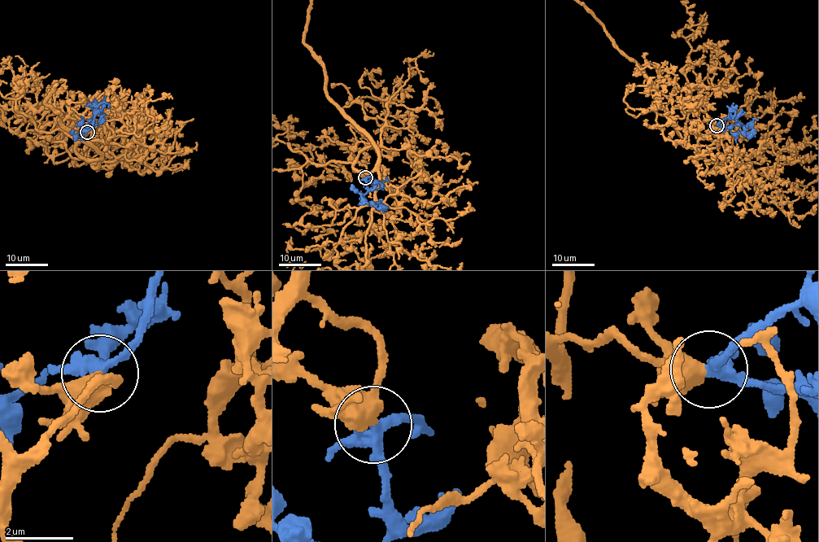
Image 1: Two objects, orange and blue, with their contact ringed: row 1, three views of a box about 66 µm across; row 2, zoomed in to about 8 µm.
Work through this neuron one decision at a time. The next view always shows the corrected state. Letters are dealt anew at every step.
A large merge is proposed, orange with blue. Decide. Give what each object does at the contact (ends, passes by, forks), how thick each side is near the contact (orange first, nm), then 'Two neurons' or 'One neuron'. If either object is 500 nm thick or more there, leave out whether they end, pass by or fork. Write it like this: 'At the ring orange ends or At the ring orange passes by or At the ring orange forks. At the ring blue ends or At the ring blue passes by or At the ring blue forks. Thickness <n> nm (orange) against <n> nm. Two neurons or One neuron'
At the ring orange passes by. At the ring blue forks. Thickness 440 nm (orange) against 280 nm. One neuron

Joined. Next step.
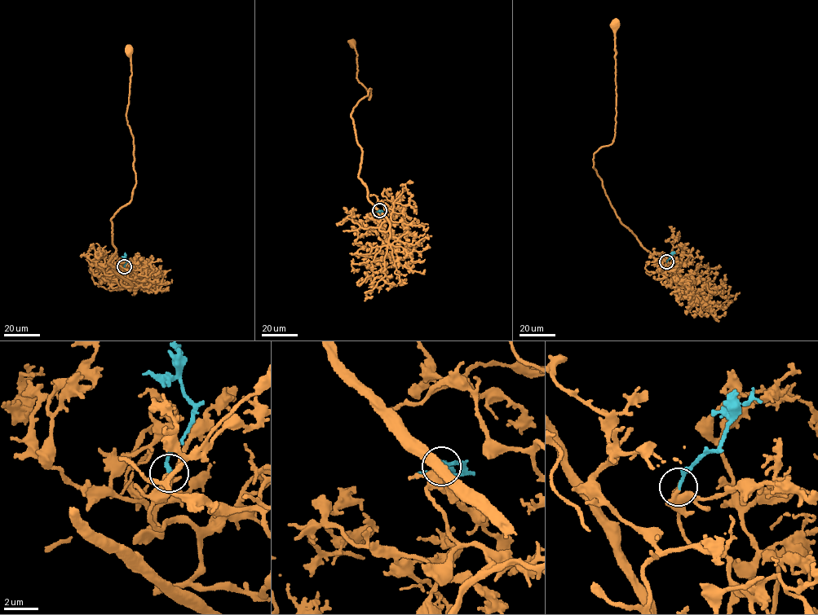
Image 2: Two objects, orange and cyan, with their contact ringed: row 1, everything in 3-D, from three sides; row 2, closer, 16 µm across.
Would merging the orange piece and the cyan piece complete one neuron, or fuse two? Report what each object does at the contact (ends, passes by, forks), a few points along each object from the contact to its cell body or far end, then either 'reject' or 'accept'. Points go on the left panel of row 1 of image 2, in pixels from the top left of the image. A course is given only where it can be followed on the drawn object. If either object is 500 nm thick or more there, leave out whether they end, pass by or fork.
orange ends there; cyan ends there; orange runs (124, 266), (121, 283), (131, 286), (108, 263), (116, 251), (111, 218), (136, 182), (126, 116), (129, 52); cyan runs (124, 266), (126, 261), (125, 252); accept

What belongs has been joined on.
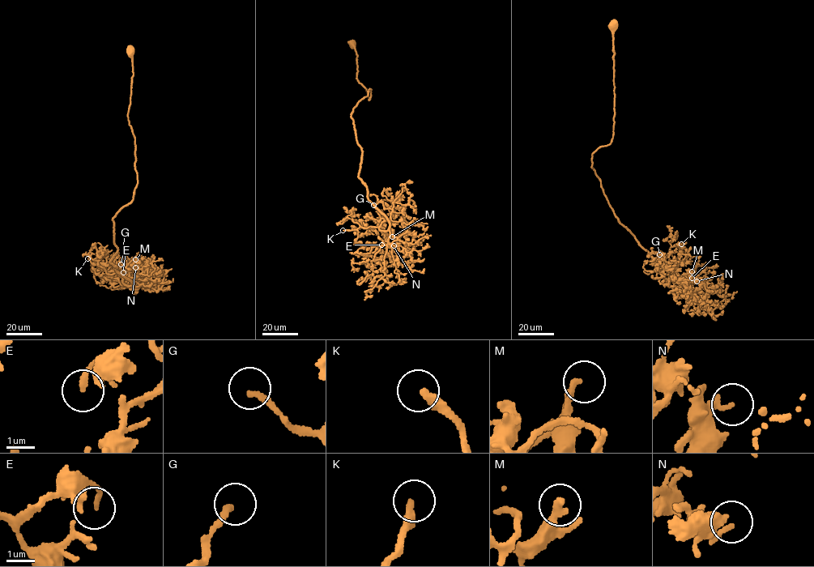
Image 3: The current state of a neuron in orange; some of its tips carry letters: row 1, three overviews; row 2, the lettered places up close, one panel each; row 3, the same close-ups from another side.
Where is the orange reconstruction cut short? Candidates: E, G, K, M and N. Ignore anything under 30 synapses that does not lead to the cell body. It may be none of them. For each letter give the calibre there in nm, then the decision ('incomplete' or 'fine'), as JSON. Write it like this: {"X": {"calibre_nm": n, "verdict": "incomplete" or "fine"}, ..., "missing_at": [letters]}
{"E": {"calibre_nm": 150, "verdict": "fine"}, "G": {"calibre_nm": 180, "verdict": "incomplete"}, "K": {"calibre_nm": 320, "verdict": "incomplete"}, "M": {"calibre_nm": 240, "verdict": "fine"}, "N": {"calibre_nm": 200, "verdict": "fine"}, "missing_at": ["G", "K"]}

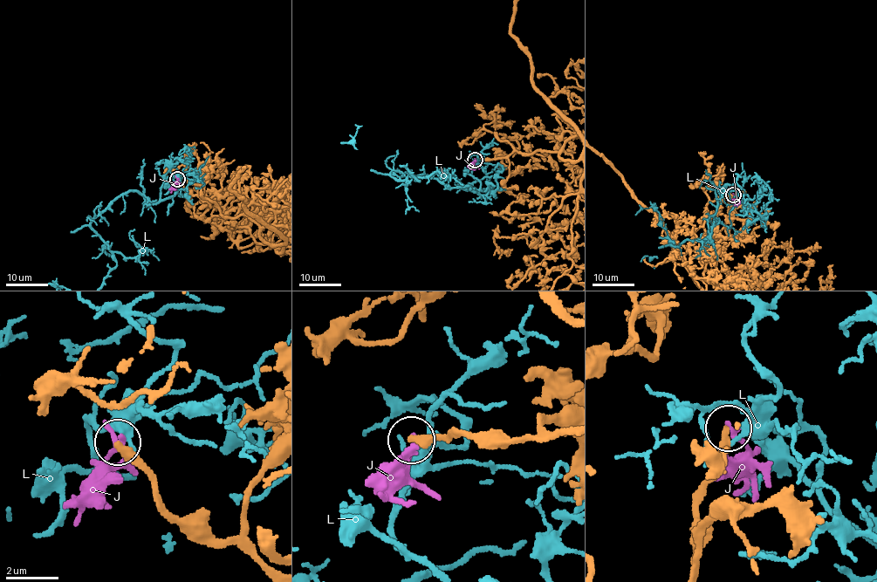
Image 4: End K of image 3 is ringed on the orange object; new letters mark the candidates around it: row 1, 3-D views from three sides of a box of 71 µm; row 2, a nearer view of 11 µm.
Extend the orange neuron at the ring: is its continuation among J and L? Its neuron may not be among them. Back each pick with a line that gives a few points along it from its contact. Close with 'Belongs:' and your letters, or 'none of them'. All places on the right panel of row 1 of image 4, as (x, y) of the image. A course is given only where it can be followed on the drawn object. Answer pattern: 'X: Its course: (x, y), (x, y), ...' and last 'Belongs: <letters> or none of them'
Belongs: none of them

